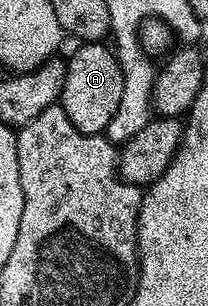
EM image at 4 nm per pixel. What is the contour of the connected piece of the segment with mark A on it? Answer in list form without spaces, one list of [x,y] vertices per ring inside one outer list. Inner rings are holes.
[[[86,42],[77,47],[66,58],[68,67],[59,105],[64,107],[70,124],[74,124],[76,130],[84,134],[104,134],[111,127],[114,112],[118,112],[124,91],[120,60],[111,49],[107,50],[104,42]]]

